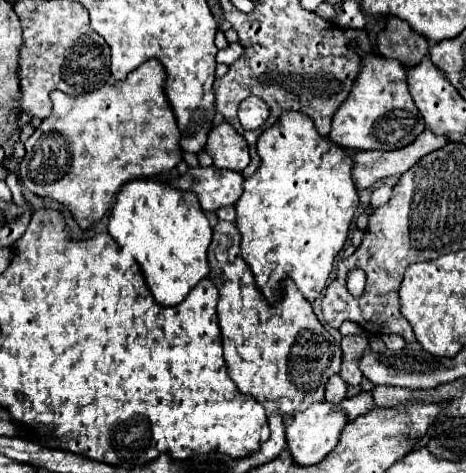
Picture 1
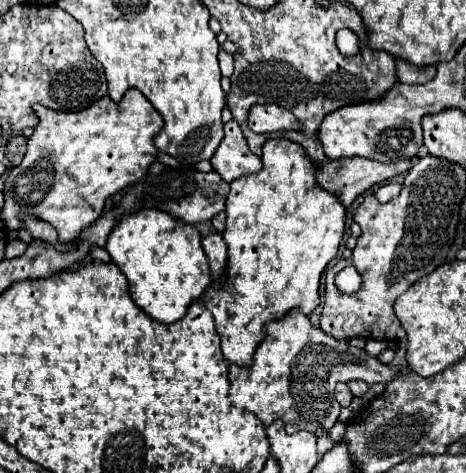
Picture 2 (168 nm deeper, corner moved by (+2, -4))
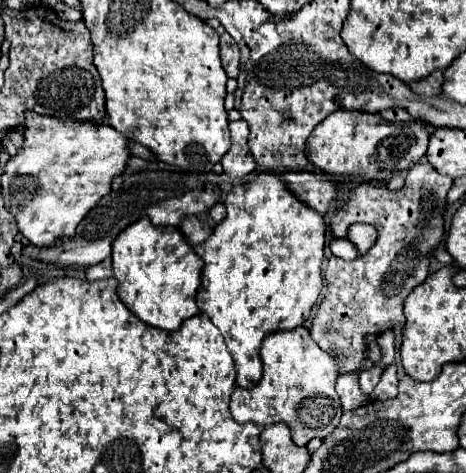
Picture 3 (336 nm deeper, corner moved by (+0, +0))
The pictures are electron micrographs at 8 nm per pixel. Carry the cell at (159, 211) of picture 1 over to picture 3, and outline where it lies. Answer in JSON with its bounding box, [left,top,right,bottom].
[112,218,204,330]

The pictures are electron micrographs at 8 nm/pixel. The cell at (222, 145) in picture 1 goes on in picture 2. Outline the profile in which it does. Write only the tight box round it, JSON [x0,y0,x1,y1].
[210,120,262,182]

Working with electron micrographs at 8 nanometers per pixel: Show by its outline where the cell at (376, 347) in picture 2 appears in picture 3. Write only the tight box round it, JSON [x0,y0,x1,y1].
[336,358,373,410]

